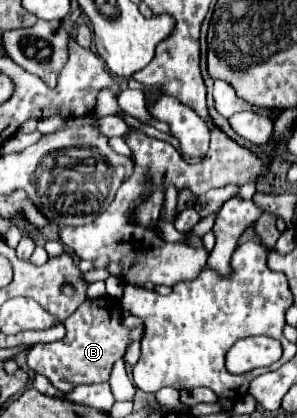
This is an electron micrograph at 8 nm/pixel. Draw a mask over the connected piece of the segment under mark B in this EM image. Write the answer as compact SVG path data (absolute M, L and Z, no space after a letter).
M110 299L110 309L98 307L96 301L86 301L66 319L66 337L56 343L38 343L28 351L28 367L34 373L48 377L48 381L68 393L82 383L104 383L112 373L112 365L124 355L128 347L128 327L122 325L120 303Z

